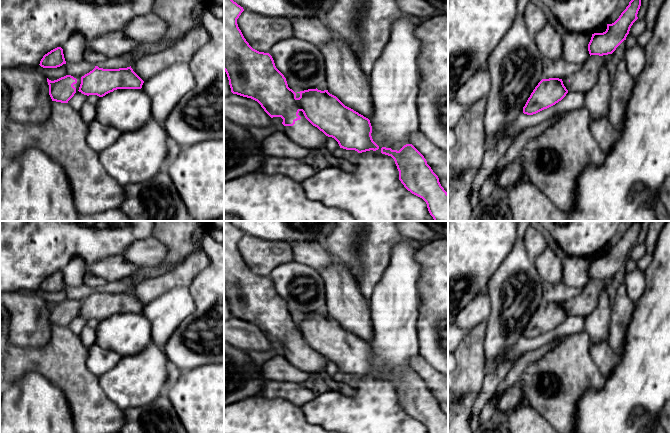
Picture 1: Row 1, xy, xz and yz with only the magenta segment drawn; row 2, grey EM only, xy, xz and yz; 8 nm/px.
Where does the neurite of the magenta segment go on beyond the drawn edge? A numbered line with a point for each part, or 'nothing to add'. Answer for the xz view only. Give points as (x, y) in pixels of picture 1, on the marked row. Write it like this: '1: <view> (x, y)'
1: xz (303, 133)

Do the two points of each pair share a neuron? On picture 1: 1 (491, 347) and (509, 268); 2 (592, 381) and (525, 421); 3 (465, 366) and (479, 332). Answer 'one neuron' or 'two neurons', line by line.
1: one neuron
2: one neuron
3: one neuron

